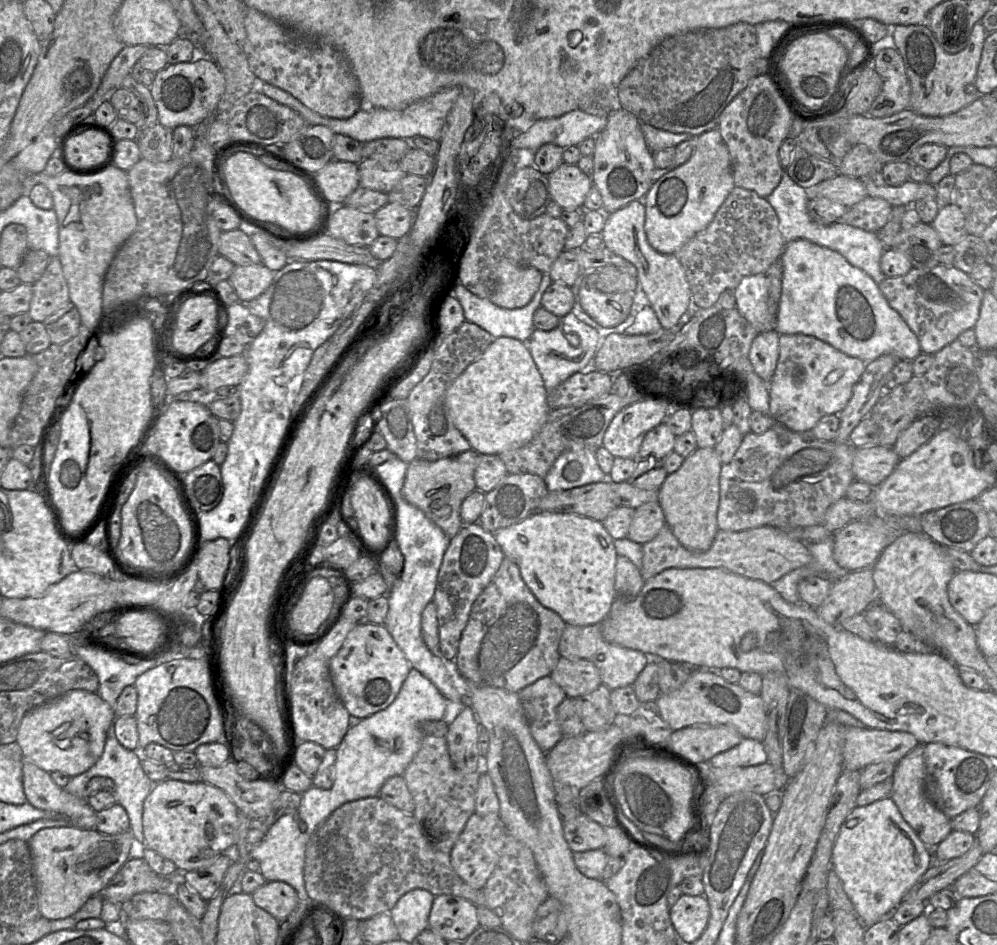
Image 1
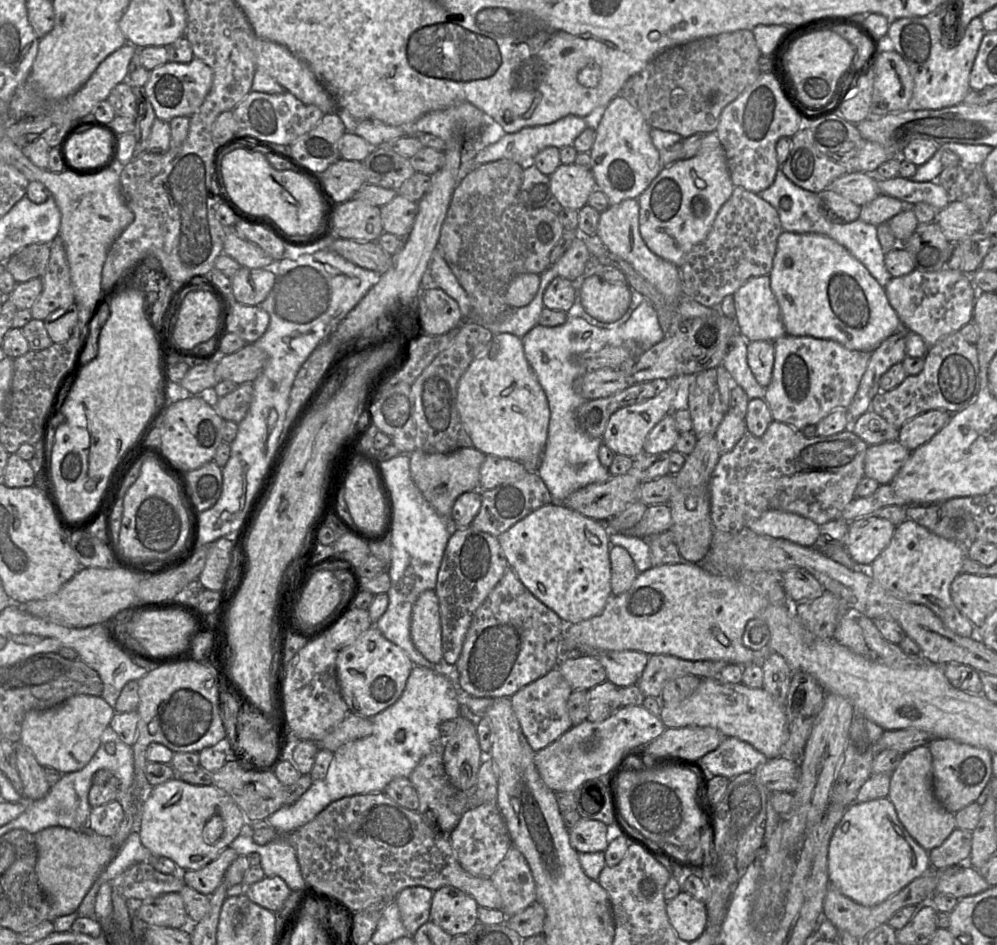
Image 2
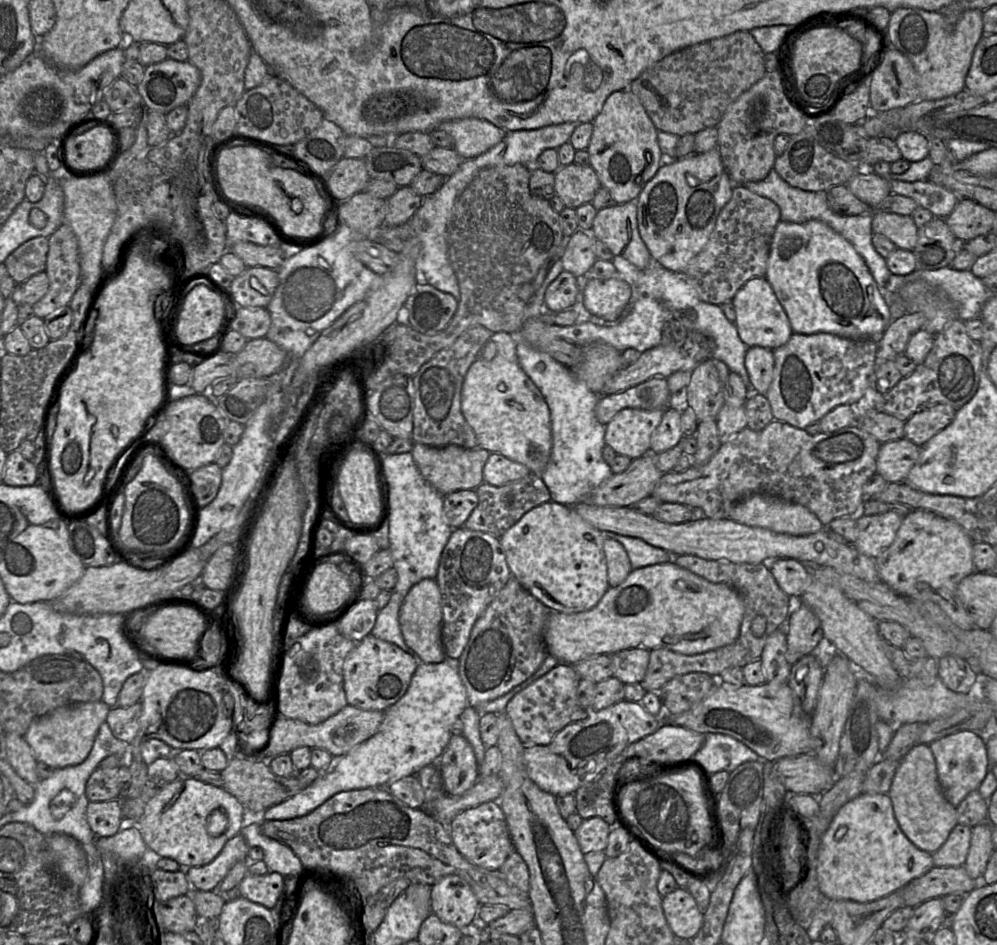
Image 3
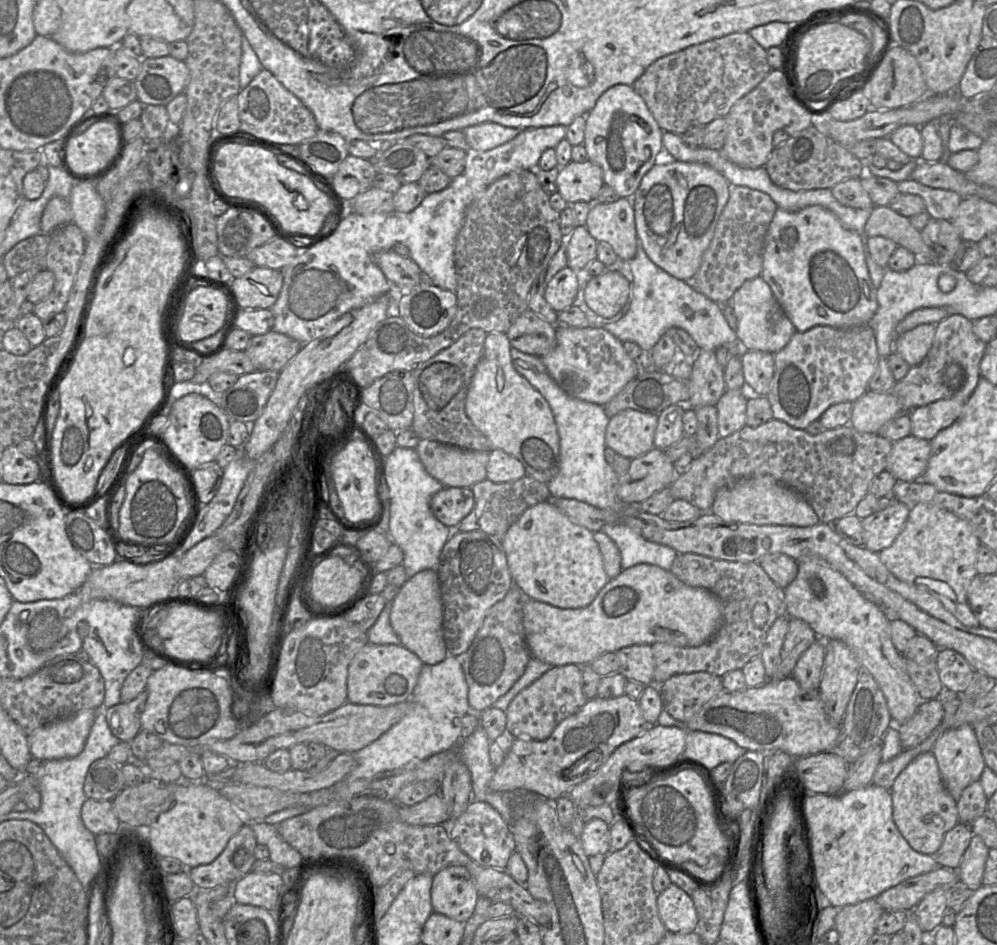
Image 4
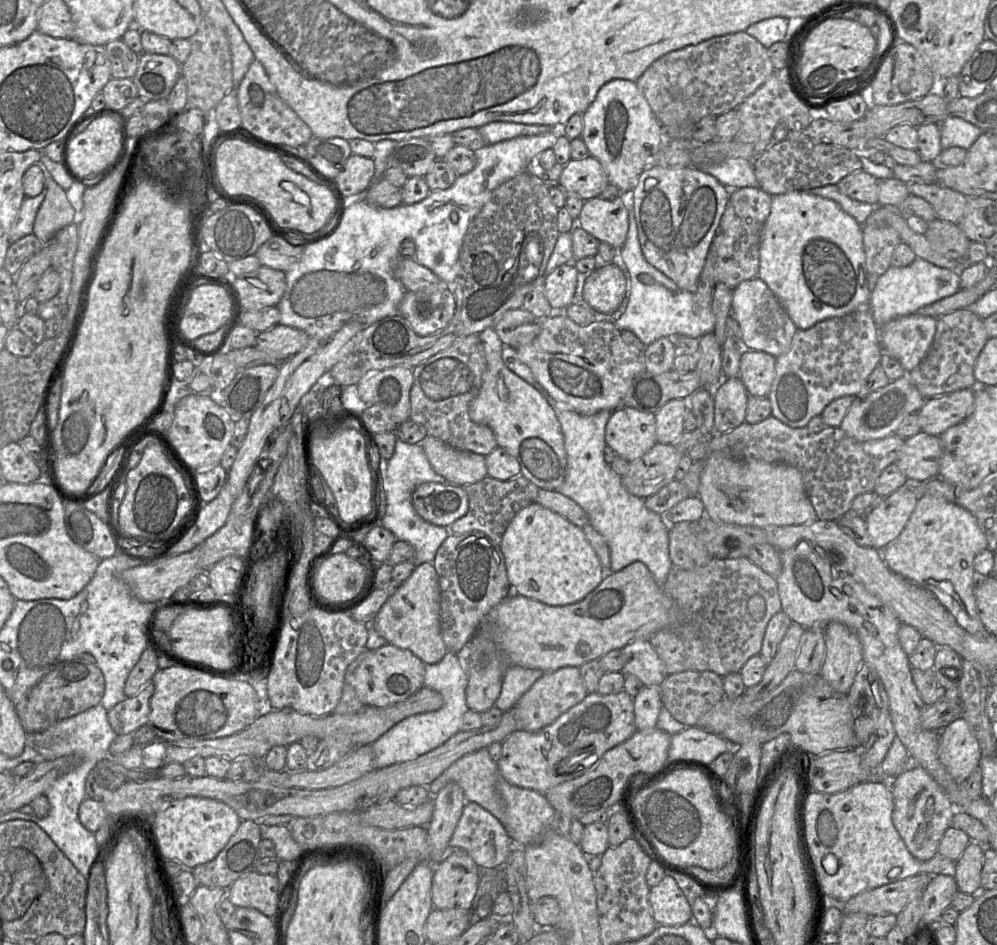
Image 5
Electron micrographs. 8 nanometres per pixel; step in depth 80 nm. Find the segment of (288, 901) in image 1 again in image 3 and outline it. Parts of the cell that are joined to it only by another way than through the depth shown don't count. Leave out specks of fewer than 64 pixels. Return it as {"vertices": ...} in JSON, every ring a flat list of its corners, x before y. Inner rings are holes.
{"vertices":[[278,872,246,875,238,885,240,896,273,910,284,889,284,876]]}

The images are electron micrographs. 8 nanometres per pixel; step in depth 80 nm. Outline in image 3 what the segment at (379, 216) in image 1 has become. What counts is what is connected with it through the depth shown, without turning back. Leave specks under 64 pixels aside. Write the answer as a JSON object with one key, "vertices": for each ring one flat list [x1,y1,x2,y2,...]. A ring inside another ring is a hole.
{"vertices":[[410,186,399,187,398,190,387,199,387,213,385,226,396,227,406,223,418,210,423,201]]}

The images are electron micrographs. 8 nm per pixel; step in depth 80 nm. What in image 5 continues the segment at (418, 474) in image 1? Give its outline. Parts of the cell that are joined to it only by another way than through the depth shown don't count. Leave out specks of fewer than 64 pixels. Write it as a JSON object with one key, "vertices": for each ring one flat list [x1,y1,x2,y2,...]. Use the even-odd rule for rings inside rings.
{"vertices":[[430,435,420,445,433,470,450,484,466,486,487,476,486,457,481,454,455,449]]}

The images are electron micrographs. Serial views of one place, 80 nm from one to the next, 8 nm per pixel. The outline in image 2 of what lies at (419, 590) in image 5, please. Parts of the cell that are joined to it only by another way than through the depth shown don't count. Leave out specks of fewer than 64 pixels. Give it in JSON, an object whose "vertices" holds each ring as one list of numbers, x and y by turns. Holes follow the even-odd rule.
{"vertices":[[434,590,422,592,412,607,410,637,415,648,431,663,442,661,439,602]]}

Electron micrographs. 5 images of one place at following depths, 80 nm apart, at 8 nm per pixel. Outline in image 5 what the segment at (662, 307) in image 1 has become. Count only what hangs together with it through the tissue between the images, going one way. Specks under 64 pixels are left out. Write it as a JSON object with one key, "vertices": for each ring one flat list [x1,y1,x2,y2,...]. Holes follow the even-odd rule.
{"vertices":[[621,196,614,200,595,197,584,202,576,224,600,242,620,249,627,237,628,211]]}

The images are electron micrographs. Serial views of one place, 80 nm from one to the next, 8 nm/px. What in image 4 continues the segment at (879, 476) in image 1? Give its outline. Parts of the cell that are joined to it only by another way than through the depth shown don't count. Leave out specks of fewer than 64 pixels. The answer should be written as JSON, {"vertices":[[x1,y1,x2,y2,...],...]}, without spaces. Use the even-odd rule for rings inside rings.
{"vertices":[[909,435,893,442,885,470,898,481,921,480,930,456,930,441]]}

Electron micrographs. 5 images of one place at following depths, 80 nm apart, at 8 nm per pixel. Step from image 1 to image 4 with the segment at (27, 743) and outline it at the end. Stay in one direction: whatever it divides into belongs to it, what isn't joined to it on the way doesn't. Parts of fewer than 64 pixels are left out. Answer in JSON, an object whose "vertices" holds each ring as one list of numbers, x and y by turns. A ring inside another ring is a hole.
{"vertices":[[97,709,82,710,34,730,28,736,32,758,47,761,79,755,84,749,96,712]]}

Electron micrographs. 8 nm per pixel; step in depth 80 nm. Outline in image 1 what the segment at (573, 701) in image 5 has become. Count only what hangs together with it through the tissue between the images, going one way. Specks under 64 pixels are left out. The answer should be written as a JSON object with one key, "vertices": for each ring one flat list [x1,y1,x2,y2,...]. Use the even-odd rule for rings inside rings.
{"vertices":[[545,676,519,691,518,696,534,740,547,753,563,738,557,707,566,693,550,676]]}

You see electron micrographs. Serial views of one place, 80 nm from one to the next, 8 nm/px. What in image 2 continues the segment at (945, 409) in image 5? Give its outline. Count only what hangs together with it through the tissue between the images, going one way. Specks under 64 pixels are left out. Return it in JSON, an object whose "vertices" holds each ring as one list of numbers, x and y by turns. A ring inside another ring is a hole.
{"vertices":[[929,410,915,416,899,429,897,440,910,452,928,442,949,421,952,414]]}

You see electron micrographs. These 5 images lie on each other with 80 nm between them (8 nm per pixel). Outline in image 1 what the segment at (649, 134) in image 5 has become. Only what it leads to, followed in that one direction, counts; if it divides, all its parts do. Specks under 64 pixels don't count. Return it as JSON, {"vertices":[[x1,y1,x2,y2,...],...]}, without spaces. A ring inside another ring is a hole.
{"vertices":[[613,108,608,112,605,127,595,136,592,158,592,182,602,196,602,211,605,214,611,214,634,200,642,200,659,173,653,152,646,144,640,120,623,108]]}

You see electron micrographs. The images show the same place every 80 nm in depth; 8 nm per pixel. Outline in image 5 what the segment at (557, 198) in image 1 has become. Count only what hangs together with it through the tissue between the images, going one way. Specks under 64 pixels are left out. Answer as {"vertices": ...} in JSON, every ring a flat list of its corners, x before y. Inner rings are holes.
{"vertices":[[592,155,581,160,570,159,560,176,560,186,567,194,576,194,583,200,599,197,609,184,604,167]]}

